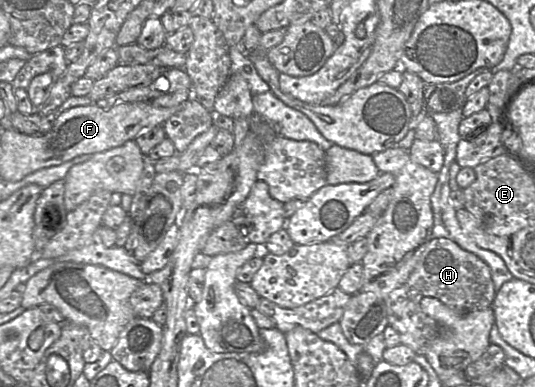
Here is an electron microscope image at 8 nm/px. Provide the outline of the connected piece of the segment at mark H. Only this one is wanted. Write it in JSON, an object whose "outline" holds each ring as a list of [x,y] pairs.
{"outline":[[[433,238],[422,252],[407,281],[385,298],[388,324],[400,336],[401,344],[425,355],[429,343],[439,334],[435,320],[421,309],[423,297],[433,297],[458,314],[492,307],[496,291],[489,266],[475,254],[447,238]]]}

